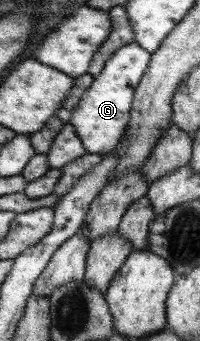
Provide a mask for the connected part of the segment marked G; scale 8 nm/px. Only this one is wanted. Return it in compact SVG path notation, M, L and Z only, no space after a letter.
M129 43L117 47L114 54L101 67L101 73L93 78L91 85L83 93L81 101L73 109L68 122L73 126L73 132L79 138L85 153L104 155L120 142L125 126L129 122L135 87L139 84L148 61L149 55L145 50L135 43Z

